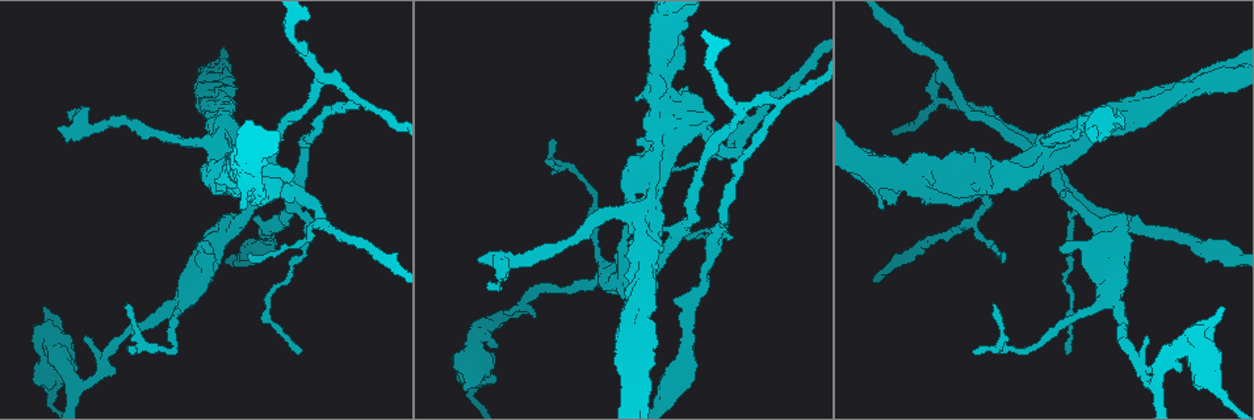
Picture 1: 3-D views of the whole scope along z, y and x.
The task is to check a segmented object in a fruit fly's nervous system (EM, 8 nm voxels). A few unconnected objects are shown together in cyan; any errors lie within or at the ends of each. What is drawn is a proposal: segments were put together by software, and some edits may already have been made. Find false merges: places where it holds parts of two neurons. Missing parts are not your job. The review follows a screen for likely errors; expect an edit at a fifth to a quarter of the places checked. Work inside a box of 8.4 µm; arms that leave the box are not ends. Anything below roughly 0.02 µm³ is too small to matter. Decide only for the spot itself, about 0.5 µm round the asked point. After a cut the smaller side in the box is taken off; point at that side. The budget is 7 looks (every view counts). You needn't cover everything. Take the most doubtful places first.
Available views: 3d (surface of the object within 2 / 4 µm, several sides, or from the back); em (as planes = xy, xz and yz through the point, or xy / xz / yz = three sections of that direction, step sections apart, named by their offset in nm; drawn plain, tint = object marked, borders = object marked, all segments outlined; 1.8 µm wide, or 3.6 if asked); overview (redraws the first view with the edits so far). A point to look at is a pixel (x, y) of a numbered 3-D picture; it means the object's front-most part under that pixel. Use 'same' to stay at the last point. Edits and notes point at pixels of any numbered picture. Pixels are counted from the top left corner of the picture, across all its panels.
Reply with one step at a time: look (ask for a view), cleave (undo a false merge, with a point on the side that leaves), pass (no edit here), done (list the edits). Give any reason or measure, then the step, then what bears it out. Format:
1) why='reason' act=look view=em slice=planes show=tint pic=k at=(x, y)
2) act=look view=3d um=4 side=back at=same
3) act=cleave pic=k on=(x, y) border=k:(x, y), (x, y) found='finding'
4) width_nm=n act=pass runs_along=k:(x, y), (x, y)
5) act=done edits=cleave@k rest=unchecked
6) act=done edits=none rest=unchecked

why='side arm on a straight run' act=look view=em slice=yz step=16 show=tint pic=1 at=(773, 102)

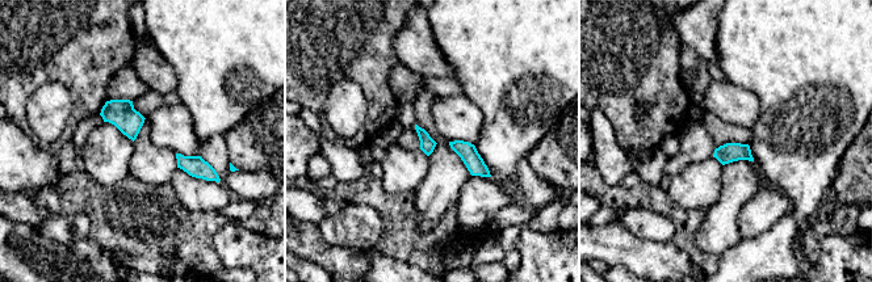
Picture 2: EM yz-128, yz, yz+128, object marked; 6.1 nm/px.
why='cut it another way' act=look view=em slice=planes show=tint at=same

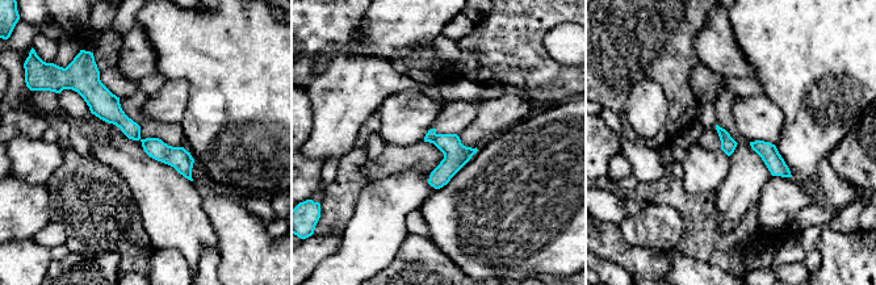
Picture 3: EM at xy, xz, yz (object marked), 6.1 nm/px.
act=cleave pic=3 on=(456, 155) border=3:(436, 134), (432, 142) found='a second neuron is stuck on'

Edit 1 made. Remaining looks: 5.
act=look view=overview

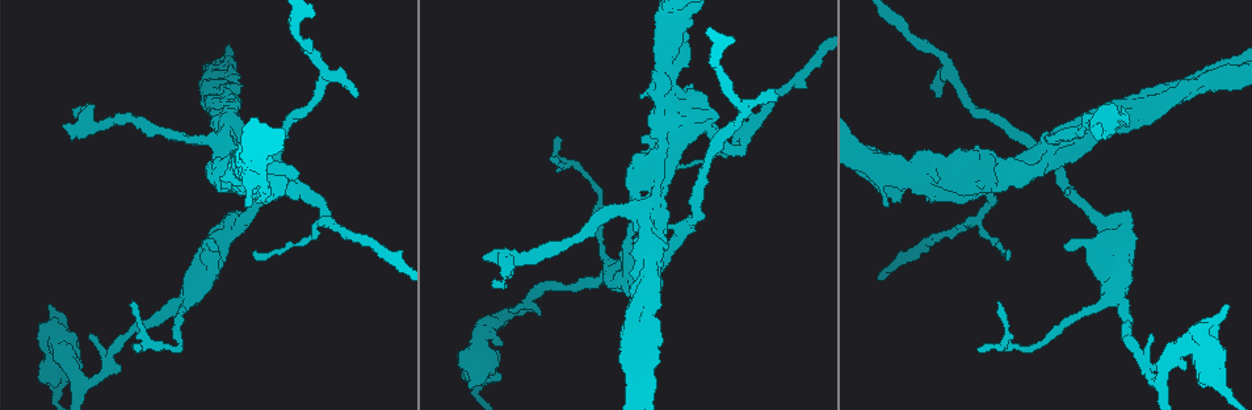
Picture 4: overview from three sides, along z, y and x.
why='closes a loop' act=look view=3d um=2 pic=4 at=(671, 42)

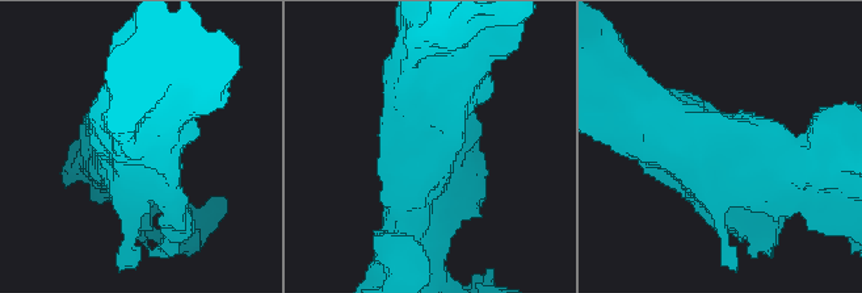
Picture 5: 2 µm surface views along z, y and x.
why='shape alone is not enough' act=look view=em um=3.6 slice=yz step=16 show=tint pic=5 at=(721, 143)

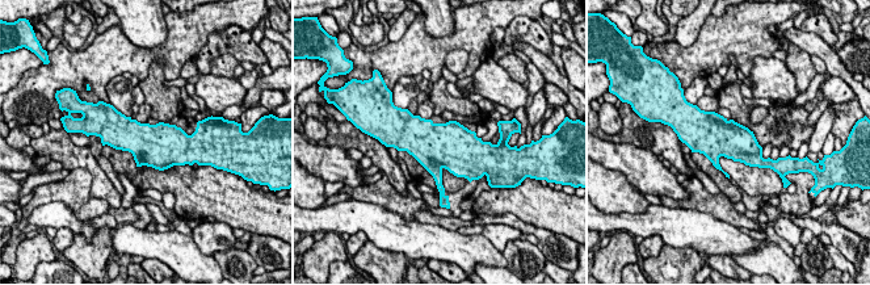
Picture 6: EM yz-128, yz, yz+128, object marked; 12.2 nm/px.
width_nm=460 act=pass found='continuous, no second neuron'

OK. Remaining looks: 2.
act=done edits=cleave@3 rest=unchecked

